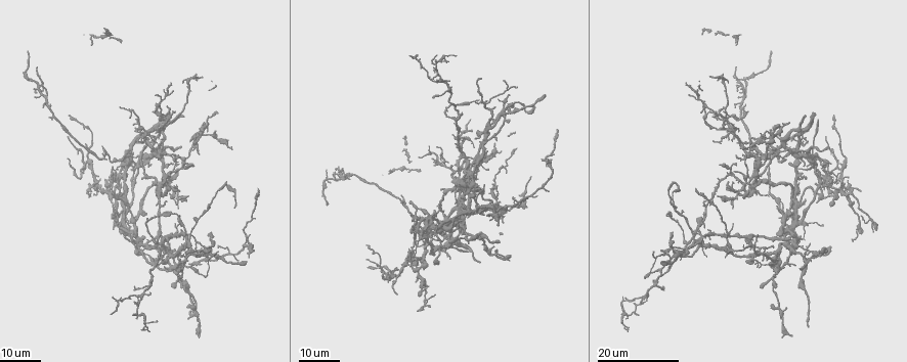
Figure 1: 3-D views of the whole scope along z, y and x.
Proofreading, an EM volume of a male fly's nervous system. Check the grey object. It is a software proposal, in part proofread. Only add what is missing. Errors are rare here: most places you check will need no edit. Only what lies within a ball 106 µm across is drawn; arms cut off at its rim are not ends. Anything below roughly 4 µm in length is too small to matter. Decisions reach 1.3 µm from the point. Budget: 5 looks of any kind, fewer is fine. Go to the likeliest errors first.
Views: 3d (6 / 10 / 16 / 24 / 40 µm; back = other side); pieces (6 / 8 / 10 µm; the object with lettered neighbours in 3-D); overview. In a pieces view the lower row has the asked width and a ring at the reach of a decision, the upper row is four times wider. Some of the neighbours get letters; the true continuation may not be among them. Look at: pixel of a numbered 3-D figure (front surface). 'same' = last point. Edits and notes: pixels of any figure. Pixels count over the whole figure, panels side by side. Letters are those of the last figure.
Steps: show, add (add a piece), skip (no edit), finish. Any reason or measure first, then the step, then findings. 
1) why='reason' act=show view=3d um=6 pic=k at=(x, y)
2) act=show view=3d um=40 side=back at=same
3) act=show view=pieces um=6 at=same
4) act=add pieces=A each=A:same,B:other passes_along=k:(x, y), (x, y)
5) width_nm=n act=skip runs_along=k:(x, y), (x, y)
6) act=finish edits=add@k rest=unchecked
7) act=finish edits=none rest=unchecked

why='free end' act=show view=3d um=16 pic=1 at=(112, 168)

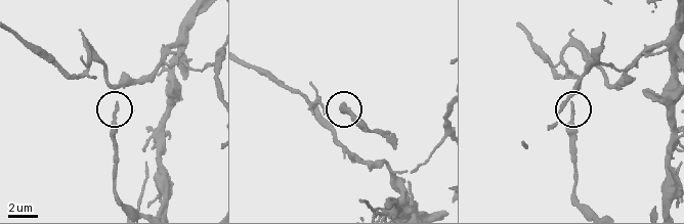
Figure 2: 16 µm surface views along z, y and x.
why='see the neighbours' act=show view=pieces um=8 pic=2 at=(116, 104)

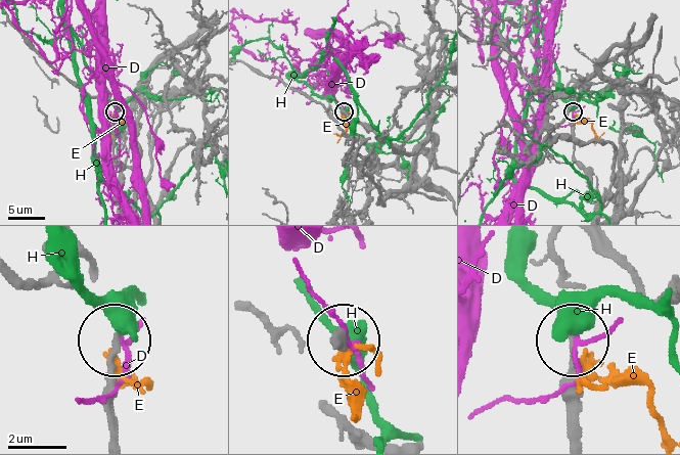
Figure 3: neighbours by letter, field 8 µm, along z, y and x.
width_nm=200 act=skip each=D:other,E:other,H:other runs_along=3:(114, 438), (114, 345) found='none of them fits'

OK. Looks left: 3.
why='branch stops here' act=show view=3d um=16 pic=1 at=(462, 195)

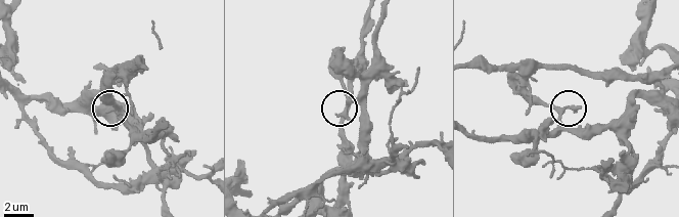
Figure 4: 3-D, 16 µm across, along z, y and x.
act=show view=pieces um=8 pic=4 at=(111, 109)

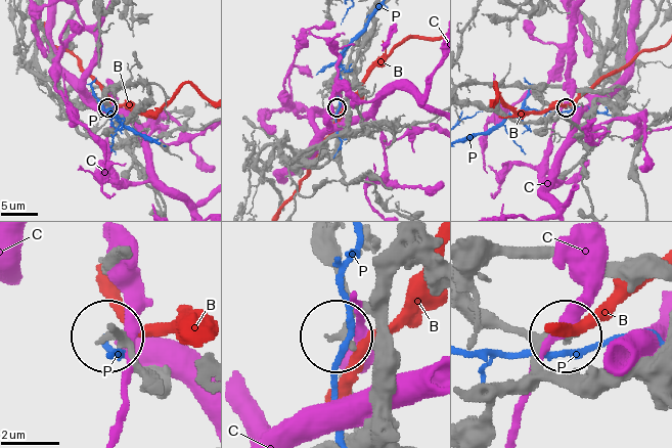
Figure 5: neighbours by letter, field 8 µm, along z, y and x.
act=skip each=B:other,C:other,P:other runs_along=5:(356, 432), (370, 409), (377, 328), (361, 309), (337, 333) found='no lettered piece goes on from it'

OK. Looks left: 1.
act=finish edits=none rest=unchecked

